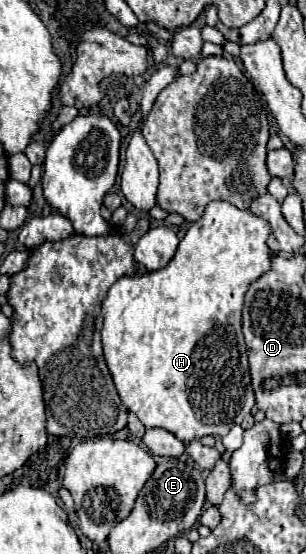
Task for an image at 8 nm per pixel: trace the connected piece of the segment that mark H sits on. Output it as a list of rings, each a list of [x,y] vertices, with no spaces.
[[[211,202],[205,208],[205,214],[191,224],[187,234],[181,238],[179,248],[171,262],[163,270],[147,272],[143,276],[123,276],[119,278],[107,292],[107,298],[103,300],[103,352],[105,360],[109,366],[109,372],[113,376],[113,382],[117,386],[117,392],[127,406],[129,412],[135,412],[137,418],[147,426],[147,428],[165,428],[171,434],[175,434],[179,440],[187,442],[187,438],[203,438],[207,434],[211,436],[223,436],[227,430],[231,430],[233,424],[241,424],[243,416],[251,412],[255,406],[255,396],[251,388],[251,376],[249,376],[249,366],[247,366],[247,350],[245,350],[245,340],[241,332],[241,310],[243,310],[243,298],[251,282],[255,282],[261,274],[265,274],[271,268],[271,250],[267,246],[271,226],[265,218],[255,216],[249,210],[239,210],[229,202]]]

